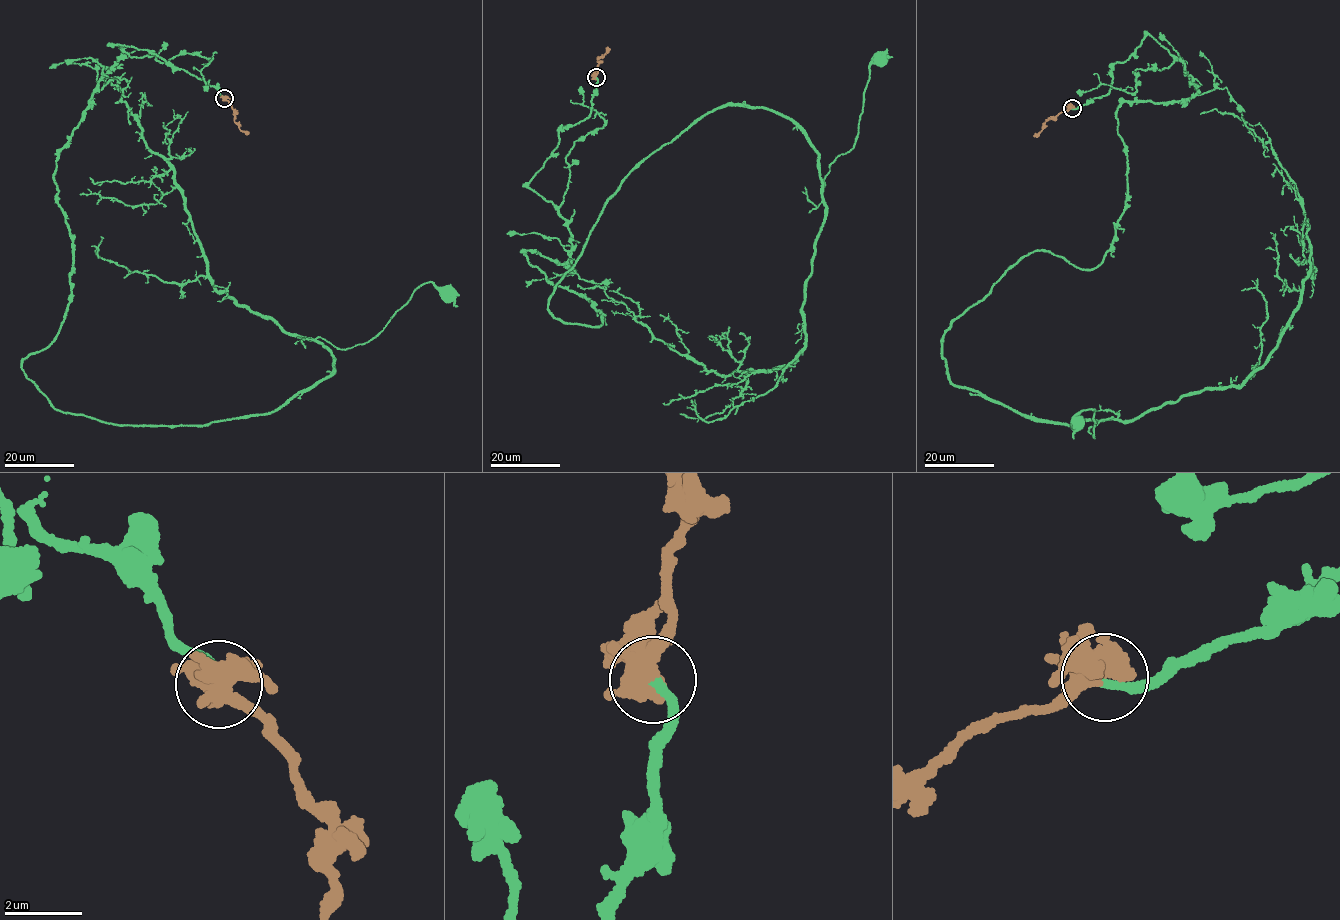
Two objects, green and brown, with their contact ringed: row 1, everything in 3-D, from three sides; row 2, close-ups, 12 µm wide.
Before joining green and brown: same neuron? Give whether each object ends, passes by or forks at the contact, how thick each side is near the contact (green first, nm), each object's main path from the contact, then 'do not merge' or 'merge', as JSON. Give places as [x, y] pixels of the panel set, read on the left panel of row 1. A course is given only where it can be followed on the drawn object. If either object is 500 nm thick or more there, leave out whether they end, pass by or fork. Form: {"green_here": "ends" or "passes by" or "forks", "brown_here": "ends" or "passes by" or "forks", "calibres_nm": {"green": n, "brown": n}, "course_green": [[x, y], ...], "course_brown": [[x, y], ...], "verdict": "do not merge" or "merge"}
{"green_here": "ends", "brown_here": "forks", "calibres_nm": {"green": 240, "brown": 480}, "course_green": [[224, 98], [112, 44], [22, 364], [55, 409], [264, 414], [447, 293]], "course_brown": [[224, 98], [235, 111], [233, 119], [240, 130], [248, 134]], "verdict": "merge"}

